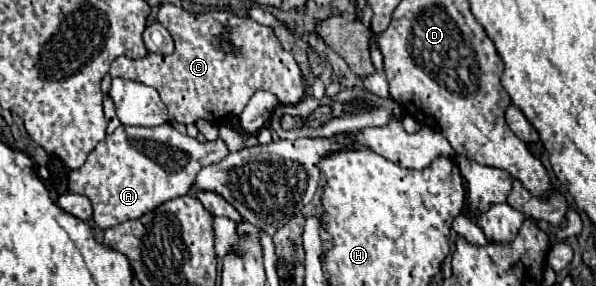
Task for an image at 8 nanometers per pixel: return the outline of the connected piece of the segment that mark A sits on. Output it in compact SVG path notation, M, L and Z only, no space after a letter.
M170 123L160 127L120 125L90 151L80 169L70 171L68 189L90 197L96 225L100 229L108 229L118 223L138 219L158 205L190 193L196 173L204 165L212 165L226 155L228 149L220 139L214 143L200 143L176 131Z

